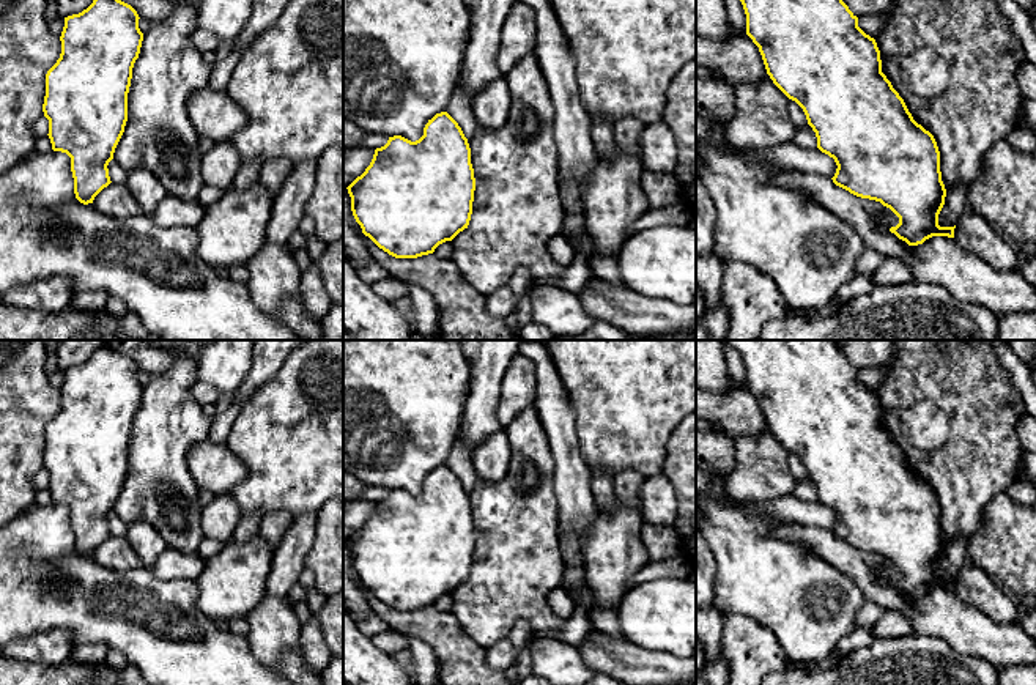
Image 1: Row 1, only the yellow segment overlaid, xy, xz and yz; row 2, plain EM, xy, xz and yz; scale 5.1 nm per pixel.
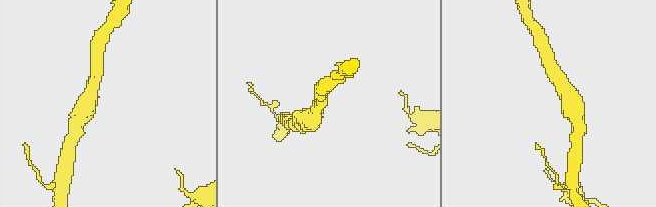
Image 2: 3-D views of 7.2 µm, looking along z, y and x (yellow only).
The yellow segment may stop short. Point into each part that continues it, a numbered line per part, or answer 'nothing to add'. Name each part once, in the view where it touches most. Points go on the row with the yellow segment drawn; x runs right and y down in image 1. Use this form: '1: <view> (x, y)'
nothing to add

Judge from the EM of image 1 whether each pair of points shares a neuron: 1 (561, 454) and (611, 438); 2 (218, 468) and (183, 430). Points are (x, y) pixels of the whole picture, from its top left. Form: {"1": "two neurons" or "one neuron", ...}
{"1": "two neurons", "2": "two neurons"}

